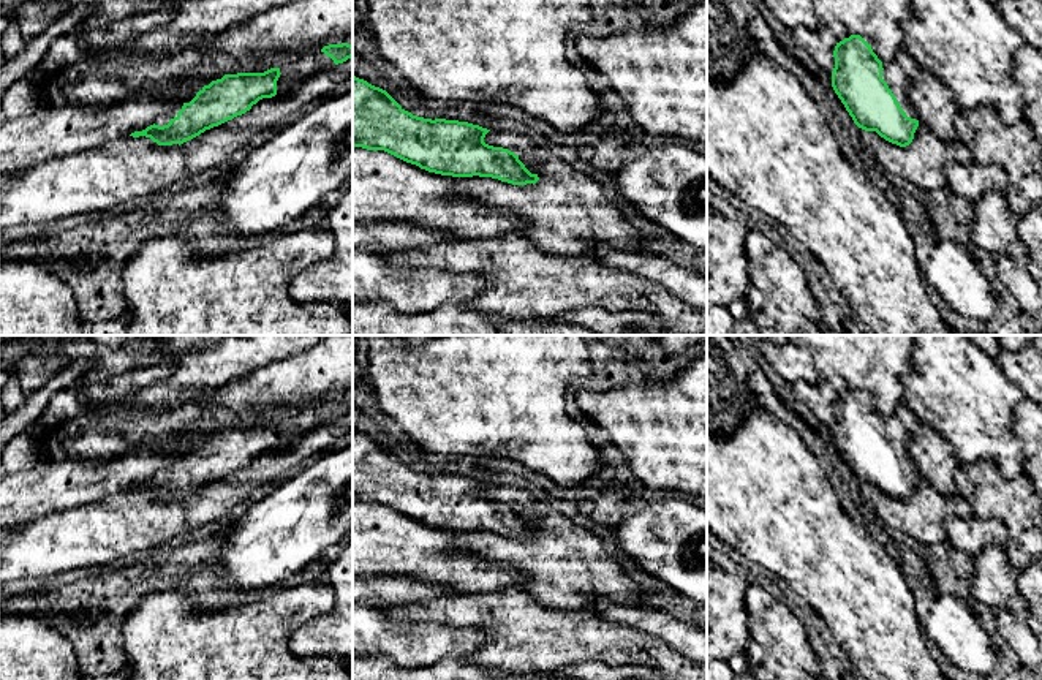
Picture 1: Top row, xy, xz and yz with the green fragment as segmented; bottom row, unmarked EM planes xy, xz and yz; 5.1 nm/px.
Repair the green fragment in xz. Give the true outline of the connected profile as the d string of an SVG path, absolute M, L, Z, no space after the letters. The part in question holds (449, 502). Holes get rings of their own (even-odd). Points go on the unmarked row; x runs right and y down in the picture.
M353 430L353 501L384 504L429 527L536 538L514 506L484 497L490 484L405 465L386 444Z

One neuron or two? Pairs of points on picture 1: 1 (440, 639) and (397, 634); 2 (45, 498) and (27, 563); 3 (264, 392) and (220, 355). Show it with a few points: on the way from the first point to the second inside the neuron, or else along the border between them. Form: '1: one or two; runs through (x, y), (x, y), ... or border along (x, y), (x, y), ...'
1: one; runs through (429, 639), (408, 639)
2: two; border along (76, 506), (48, 513), (22, 522), (16, 528)
3: two; border along (279, 361), (264, 364), (220, 388), (209, 389)

